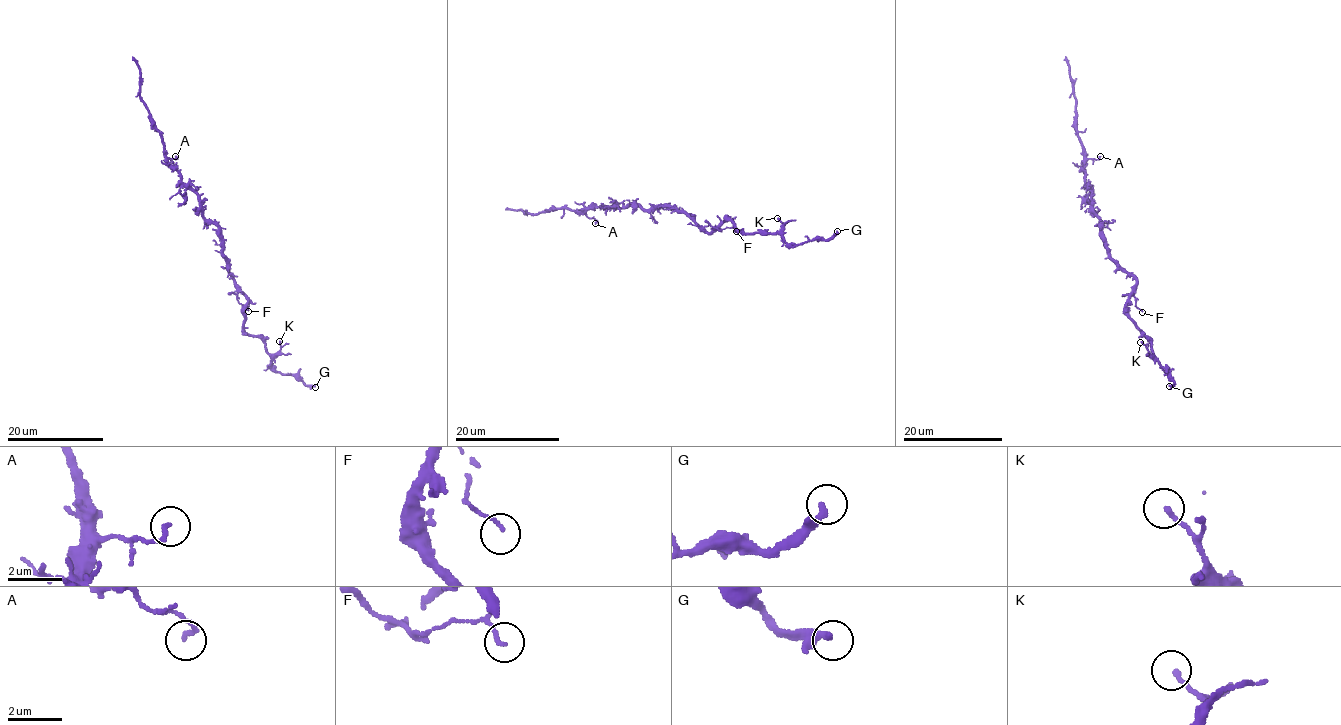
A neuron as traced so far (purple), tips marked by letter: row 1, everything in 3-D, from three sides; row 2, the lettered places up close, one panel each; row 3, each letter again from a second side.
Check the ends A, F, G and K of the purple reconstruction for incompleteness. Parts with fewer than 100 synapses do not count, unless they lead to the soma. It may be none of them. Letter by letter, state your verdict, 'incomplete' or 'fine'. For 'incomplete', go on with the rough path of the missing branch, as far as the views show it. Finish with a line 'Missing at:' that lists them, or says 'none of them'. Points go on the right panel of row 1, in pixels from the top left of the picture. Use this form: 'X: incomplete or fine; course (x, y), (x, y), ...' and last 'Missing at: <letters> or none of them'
A: fine
F: fine
G: fine
K: fine
Missing at: none of them

